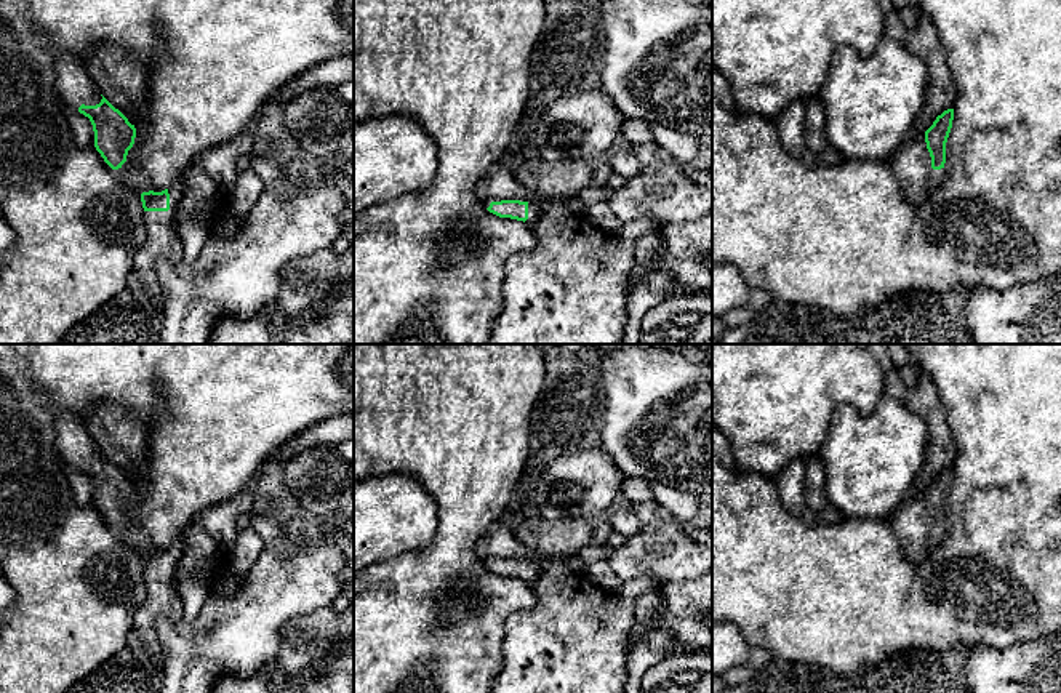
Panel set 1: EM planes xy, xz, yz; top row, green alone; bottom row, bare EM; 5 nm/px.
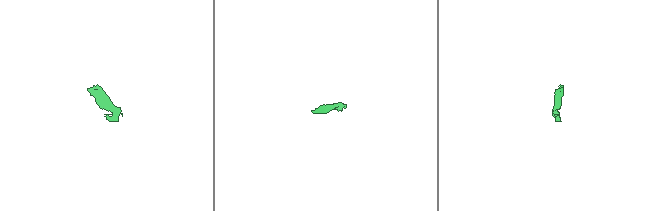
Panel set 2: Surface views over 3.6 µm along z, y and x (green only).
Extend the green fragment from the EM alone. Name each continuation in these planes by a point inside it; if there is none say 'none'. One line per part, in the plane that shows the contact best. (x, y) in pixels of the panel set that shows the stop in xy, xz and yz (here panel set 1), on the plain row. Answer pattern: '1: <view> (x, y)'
1: xy (72, 442)
2: xy (162, 600)

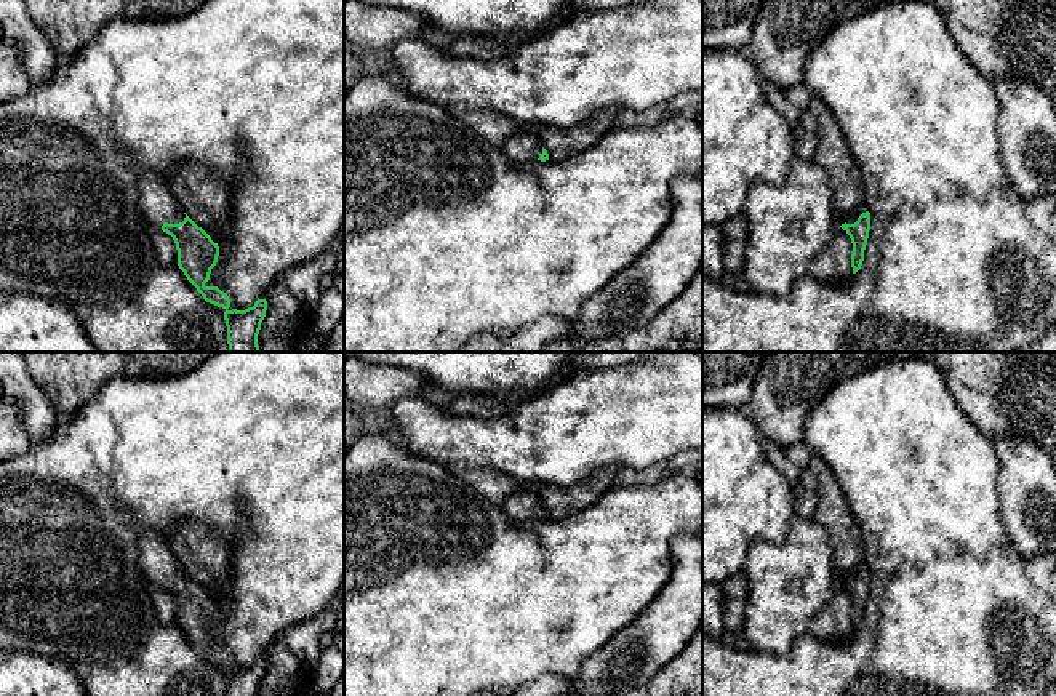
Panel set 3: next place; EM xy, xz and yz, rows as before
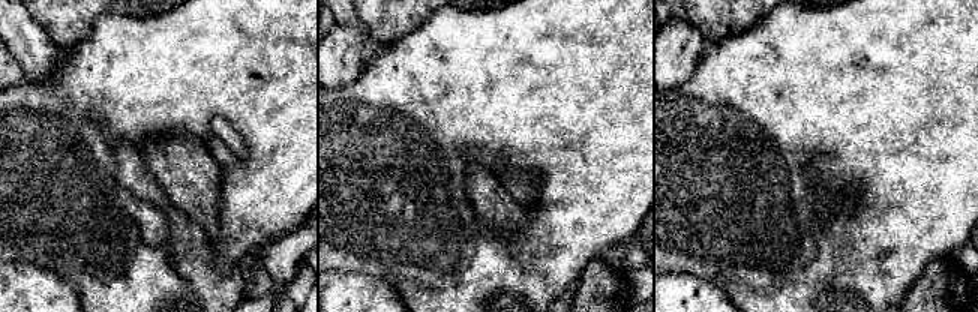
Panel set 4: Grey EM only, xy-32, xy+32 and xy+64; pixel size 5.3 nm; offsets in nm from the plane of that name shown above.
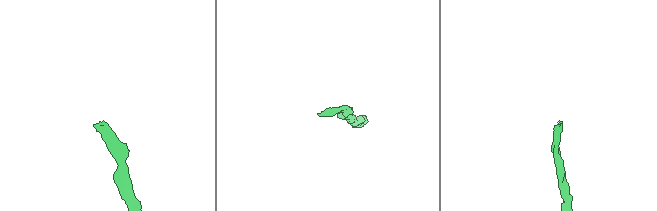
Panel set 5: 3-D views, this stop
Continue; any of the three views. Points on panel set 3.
1: xy (156, 560)

